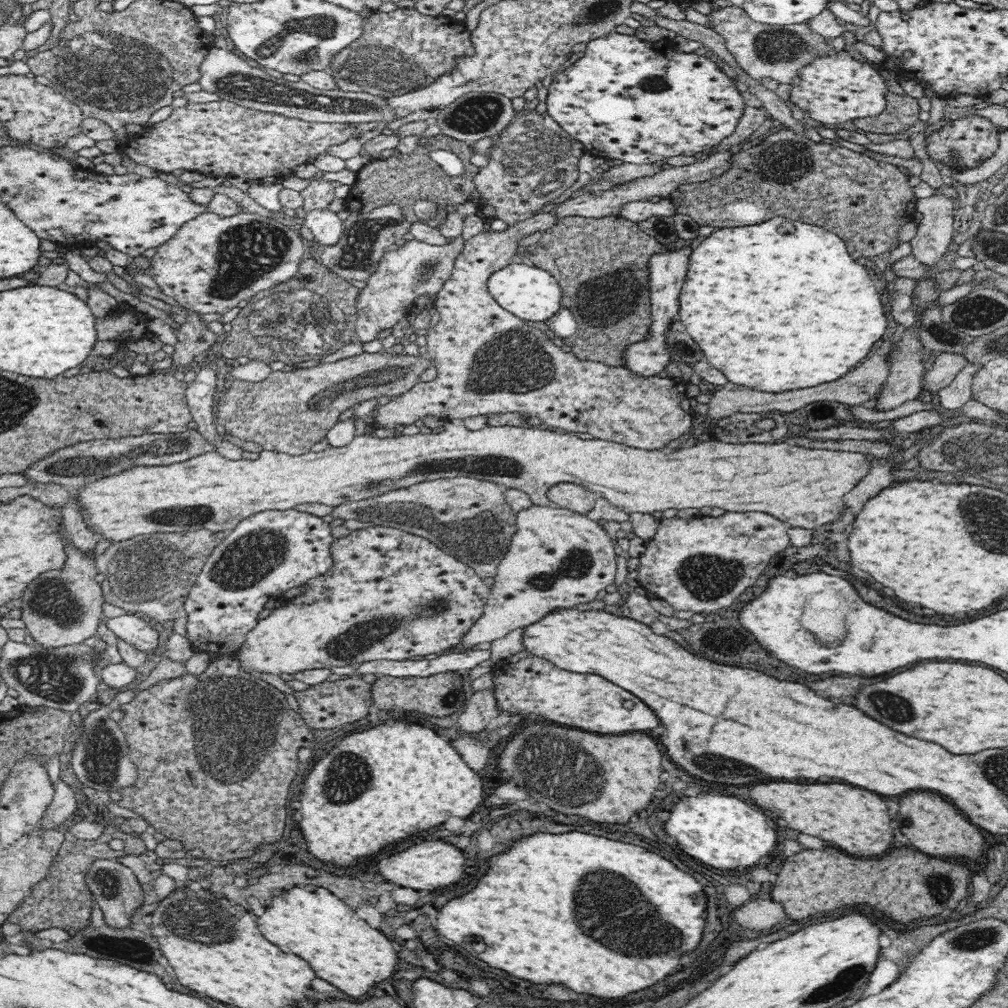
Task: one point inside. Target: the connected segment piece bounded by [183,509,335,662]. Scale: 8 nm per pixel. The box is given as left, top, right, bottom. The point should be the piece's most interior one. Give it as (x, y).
(265, 555)

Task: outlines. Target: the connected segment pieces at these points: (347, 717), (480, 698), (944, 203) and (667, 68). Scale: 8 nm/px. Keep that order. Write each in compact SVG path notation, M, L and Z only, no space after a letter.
M353 674L351 679L330 683L324 681L304 691L295 691L300 716L306 724L316 729L333 729L366 718L372 705L371 688L377 679L375 675Z
M492 689L482 690L467 696L465 706L456 726L460 736L474 736L484 730L498 716L498 707Z
M932 194L916 200L915 209L922 214L917 234L910 240L911 254L922 264L935 267L952 241L952 222L957 203Z
M613 31L611 34L590 40L586 43L584 57L579 58L570 67L560 70L552 77L550 87L546 90L546 106L548 115L560 124L574 140L584 144L584 151L592 156L599 156L605 159L618 159L630 164L661 164L672 156L694 156L698 152L707 152L709 148L720 144L722 140L729 137L736 128L739 118L742 116L746 104L738 91L735 80L729 78L722 69L711 59L696 53L686 53L677 51L674 47L666 46L663 49L654 49L654 43L639 40L635 36L624 36Z

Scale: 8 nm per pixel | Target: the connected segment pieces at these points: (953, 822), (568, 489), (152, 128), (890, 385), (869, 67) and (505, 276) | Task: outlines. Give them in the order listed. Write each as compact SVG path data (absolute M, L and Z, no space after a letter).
M912 792L900 800L898 826L902 834L908 836L912 847L931 857L944 859L973 860L978 862L982 856L985 839L977 826L956 810L952 803L948 804L942 796L934 792Z
M558 483L552 486L546 495L558 508L586 515L602 497L597 492L572 483Z
M218 99L217 102L189 103L188 106L174 109L166 120L145 127L140 134L130 135L130 138L121 144L121 153L135 160L137 164L145 164L161 173L170 173L172 170L190 170L205 174L207 177L242 176L251 183L276 184L282 183L285 177L290 176L292 169L296 166L311 162L314 156L326 153L329 146L342 144L348 138L367 130L384 129L385 126L384 121L362 124L306 122Z
M916 329L905 331L896 345L882 390L871 403L876 411L892 410L904 401L915 399L921 390L920 378L924 374L922 358L926 348L918 342Z
M845 50L835 55L818 57L812 64L799 70L789 100L802 111L806 110L814 121L820 121L824 125L876 116L884 110L887 102L886 82L878 73L880 69L882 67L872 63L854 60Z
M514 260L508 266L490 275L487 287L488 292L500 307L522 321L544 322L560 310L562 292L556 278L552 277L546 269L540 269L534 265L526 265Z

